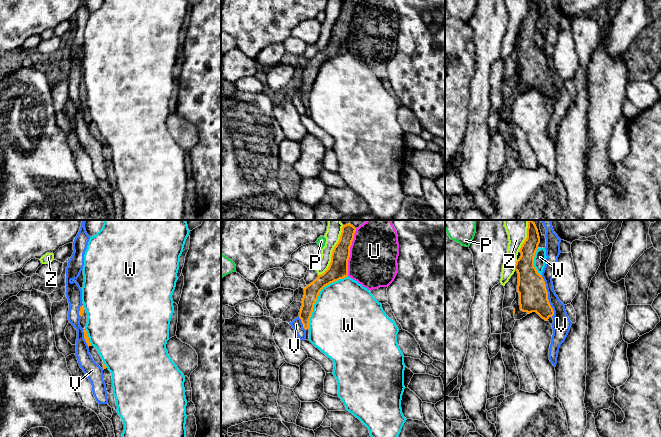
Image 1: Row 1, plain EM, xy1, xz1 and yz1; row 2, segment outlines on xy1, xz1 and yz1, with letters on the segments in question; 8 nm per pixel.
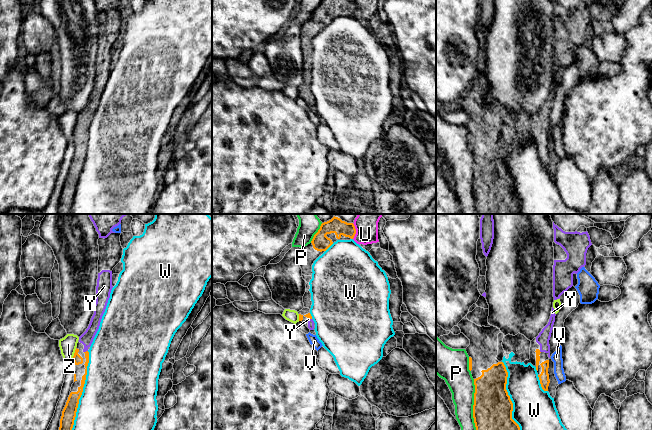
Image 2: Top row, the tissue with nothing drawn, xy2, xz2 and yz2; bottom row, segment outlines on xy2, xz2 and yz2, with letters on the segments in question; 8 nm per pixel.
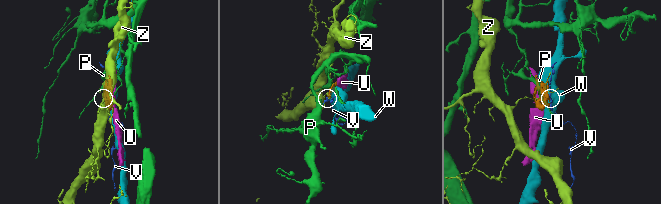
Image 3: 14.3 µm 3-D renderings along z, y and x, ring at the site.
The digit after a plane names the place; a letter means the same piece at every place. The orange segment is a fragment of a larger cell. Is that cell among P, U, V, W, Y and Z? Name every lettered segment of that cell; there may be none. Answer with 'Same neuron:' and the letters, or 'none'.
Same neuron: Y

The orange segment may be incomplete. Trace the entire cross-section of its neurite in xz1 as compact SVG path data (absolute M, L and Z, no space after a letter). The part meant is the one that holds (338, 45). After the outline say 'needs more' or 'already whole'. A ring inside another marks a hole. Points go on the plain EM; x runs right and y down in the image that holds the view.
M343 1L340 15L332 27L331 38L328 45L323 50L318 51L312 59L304 64L299 94L305 106L309 104L310 93L320 67L330 59L348 52L350 23L354 15L355 7L356 4L353 1Z; already whole

